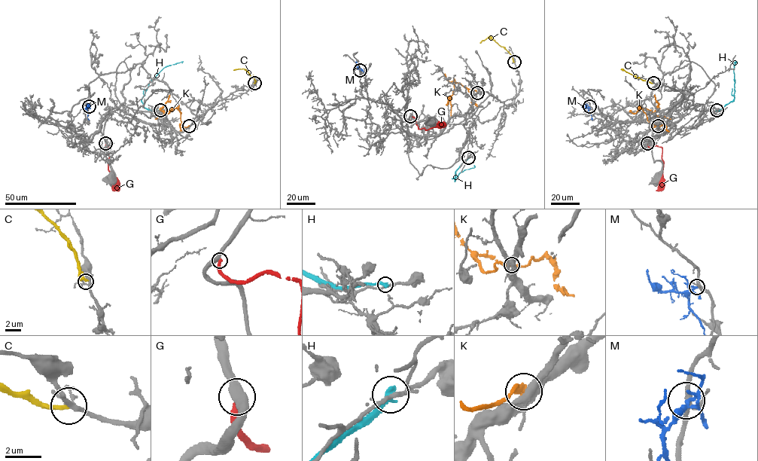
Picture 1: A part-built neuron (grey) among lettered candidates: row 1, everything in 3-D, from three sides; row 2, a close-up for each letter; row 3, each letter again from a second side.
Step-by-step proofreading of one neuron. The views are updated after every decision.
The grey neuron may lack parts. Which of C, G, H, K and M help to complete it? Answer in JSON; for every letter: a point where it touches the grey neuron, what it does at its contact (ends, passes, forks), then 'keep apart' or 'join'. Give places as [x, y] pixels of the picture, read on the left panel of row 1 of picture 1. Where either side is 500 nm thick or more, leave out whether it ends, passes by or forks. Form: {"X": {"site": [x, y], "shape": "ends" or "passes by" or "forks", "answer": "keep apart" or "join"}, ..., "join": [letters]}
{"C": {"site": [254, 83], "shape": "ends", "answer": "keep apart"}, "G": {"site": [105, 143], "shape": "ends", "answer": "keep apart"}, "H": {"site": [160, 110], "shape": "ends", "answer": "keep apart"}, "K": {"site": [189, 126], "shape": "ends", "answer": "keep apart"}, "M": {"site": [89, 106], "shape": "passes by", "answer": "keep apart"}, "join": []}

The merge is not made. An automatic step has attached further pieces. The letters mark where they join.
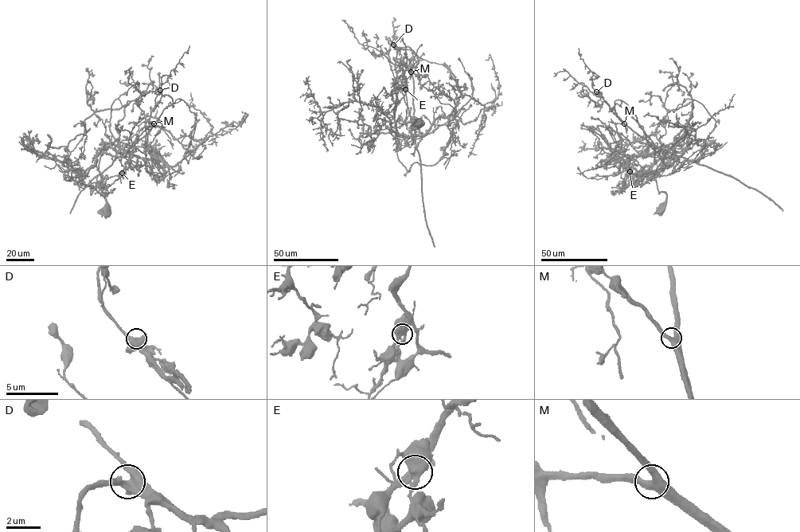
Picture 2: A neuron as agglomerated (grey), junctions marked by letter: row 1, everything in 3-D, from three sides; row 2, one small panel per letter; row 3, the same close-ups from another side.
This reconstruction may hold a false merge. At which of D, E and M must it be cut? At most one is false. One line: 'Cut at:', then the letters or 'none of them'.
Cut at: E

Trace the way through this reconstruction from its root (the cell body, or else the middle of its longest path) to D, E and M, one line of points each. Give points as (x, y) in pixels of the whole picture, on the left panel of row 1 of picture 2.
D: (105, 209), (100, 157), (107, 143), (115, 154), (131, 147), (173, 107), (160, 90)
E: (105, 209), (108, 193), (99, 193), (95, 183), (101, 177), (99, 157), (106, 147), (128, 157), (122, 173)
M: (105, 209), (108, 193), (95, 183), (106, 145), (124, 153), (154, 123)

